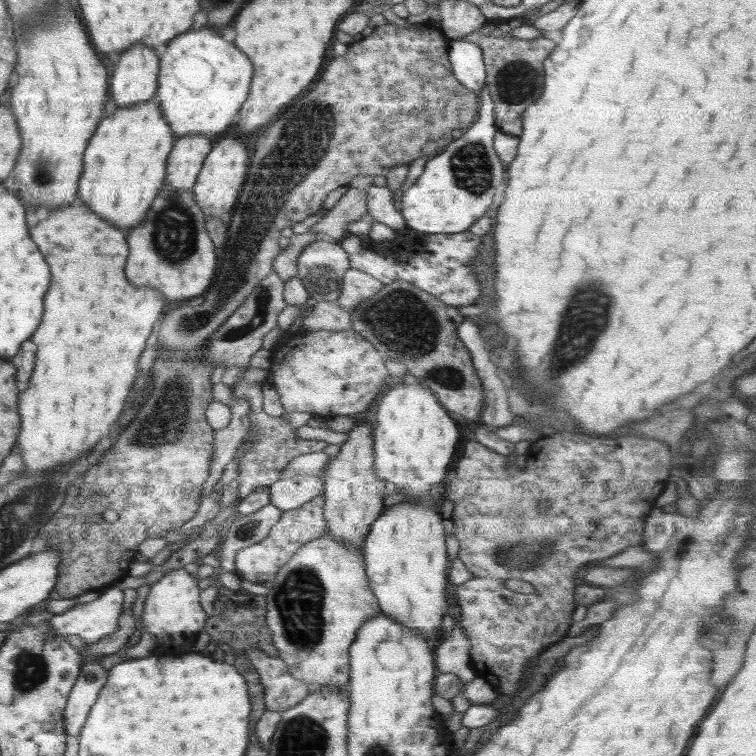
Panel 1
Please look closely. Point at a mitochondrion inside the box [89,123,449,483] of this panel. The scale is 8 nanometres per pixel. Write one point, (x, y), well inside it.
(168, 423)

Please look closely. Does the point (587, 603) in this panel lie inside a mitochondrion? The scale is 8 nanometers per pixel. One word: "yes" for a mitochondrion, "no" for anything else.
no

